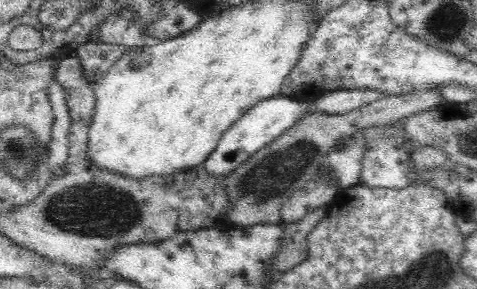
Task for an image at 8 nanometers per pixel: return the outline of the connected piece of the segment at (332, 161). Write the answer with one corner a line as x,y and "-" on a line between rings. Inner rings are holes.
358,131
355,135
356,142
352,148
342,148
342,150
331,149
328,152
329,163
327,166
333,172
337,185
342,189
354,186
356,178
362,172
361,160
365,145
362,132

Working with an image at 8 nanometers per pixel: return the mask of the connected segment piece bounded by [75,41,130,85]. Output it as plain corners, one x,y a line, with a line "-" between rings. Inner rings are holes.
86,41
75,54
81,64
83,77
91,84
97,83
129,51
129,47
117,44

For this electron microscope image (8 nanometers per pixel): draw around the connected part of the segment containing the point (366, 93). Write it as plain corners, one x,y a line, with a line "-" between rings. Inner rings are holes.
331,90
326,91
319,98
312,101
315,110
329,115
350,112
362,108
376,99
384,96
371,90

